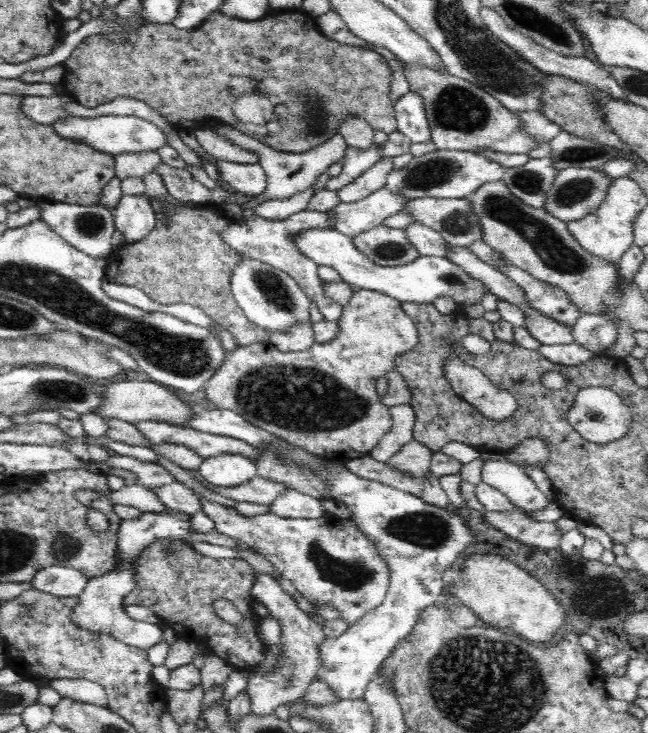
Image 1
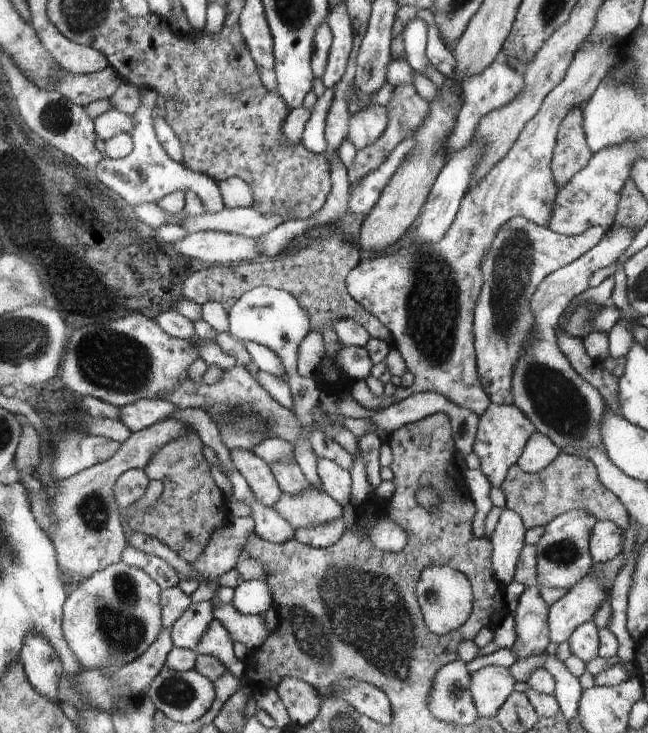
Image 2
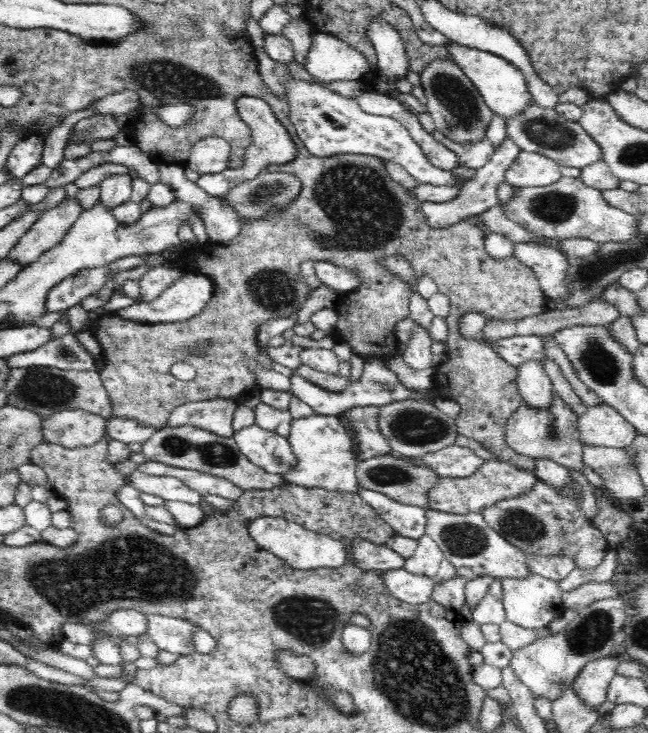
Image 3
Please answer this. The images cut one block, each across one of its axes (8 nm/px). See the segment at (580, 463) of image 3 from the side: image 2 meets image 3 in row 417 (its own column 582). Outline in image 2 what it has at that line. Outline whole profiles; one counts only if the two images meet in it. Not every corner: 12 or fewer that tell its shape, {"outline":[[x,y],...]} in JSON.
{"outline":[[572,510],[536,544],[538,587],[569,591],[595,564],[598,520]]}

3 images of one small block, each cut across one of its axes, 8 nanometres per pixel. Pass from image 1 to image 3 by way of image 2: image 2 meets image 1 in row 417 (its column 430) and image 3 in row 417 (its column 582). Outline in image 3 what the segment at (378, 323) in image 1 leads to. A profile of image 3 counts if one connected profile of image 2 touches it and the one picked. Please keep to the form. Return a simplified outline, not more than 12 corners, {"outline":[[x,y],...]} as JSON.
{"outline":[[85,410],[46,417],[44,442],[92,446],[107,434],[105,418]]}

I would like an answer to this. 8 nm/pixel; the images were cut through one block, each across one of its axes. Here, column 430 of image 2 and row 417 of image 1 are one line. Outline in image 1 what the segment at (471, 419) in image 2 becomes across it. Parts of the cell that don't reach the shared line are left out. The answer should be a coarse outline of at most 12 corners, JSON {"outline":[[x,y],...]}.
{"outline":[[391,406],[392,428],[370,452],[387,462],[413,439],[415,410]]}

